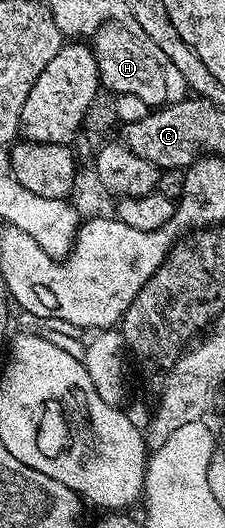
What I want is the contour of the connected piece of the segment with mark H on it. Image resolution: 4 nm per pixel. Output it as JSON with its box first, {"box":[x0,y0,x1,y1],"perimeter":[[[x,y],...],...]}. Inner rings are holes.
{"box":[92,23,167,107],"perimeter":[[[117,23],[102,25],[94,32],[92,48],[98,64],[98,79],[103,90],[111,89],[111,94],[114,95],[119,93],[137,95],[151,107],[167,104],[164,75],[160,71],[160,63],[152,59],[149,48],[139,40],[134,29],[125,29],[123,25]]]}

